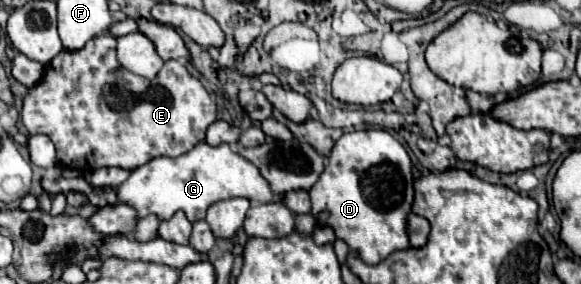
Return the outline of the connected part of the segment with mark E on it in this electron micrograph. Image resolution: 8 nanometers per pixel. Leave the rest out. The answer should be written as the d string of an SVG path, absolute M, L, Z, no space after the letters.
M98 35L82 47L82 51L62 51L46 65L44 77L28 89L21 110L21 120L30 135L42 133L56 145L56 161L68 169L82 173L100 167L136 169L154 157L178 157L204 141L206 127L216 121L216 103L204 85L188 73L184 63L166 61L162 71L152 79L144 79L126 71L116 59L116 37Z

